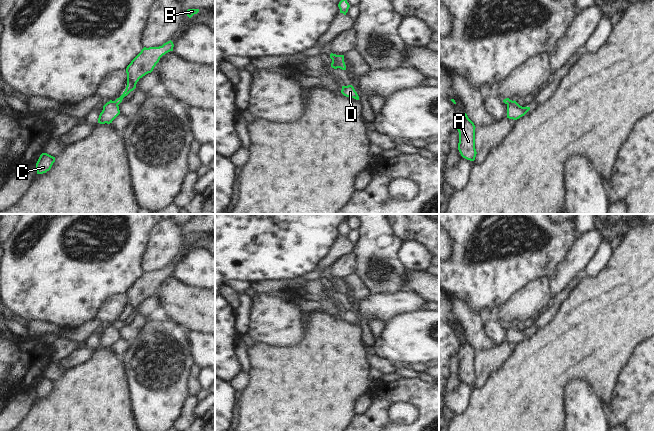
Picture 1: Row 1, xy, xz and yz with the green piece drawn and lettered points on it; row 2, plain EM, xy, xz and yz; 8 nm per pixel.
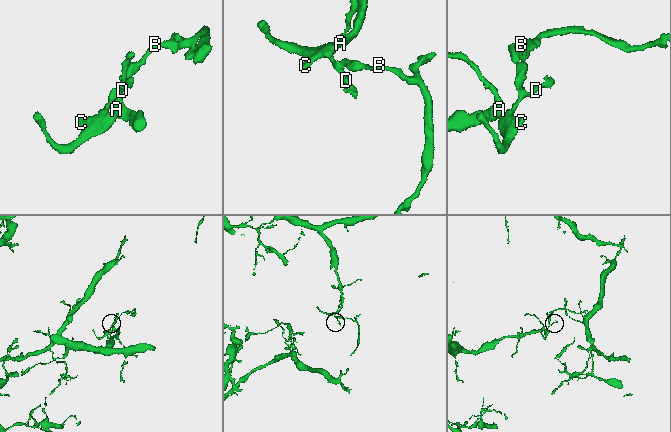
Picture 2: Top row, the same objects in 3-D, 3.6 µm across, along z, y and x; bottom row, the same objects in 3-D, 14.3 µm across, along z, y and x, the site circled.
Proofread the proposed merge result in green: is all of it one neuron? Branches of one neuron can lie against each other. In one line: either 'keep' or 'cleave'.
cleave

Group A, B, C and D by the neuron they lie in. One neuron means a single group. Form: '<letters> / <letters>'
A C D / B

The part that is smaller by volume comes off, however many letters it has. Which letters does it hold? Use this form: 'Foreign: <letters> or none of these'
Foreign: B

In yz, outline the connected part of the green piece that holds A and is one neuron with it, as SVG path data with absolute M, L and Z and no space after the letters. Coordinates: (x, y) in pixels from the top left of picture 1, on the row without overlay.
M466 337L462 338L462 345L458 351L459 367L458 374L461 380L467 384L474 385L476 381L475 373L475 349L468 342Z

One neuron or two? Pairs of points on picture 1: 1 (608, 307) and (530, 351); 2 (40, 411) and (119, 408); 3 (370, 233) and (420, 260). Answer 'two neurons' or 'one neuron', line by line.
1: one neuron
2: one neuron
3: two neurons

